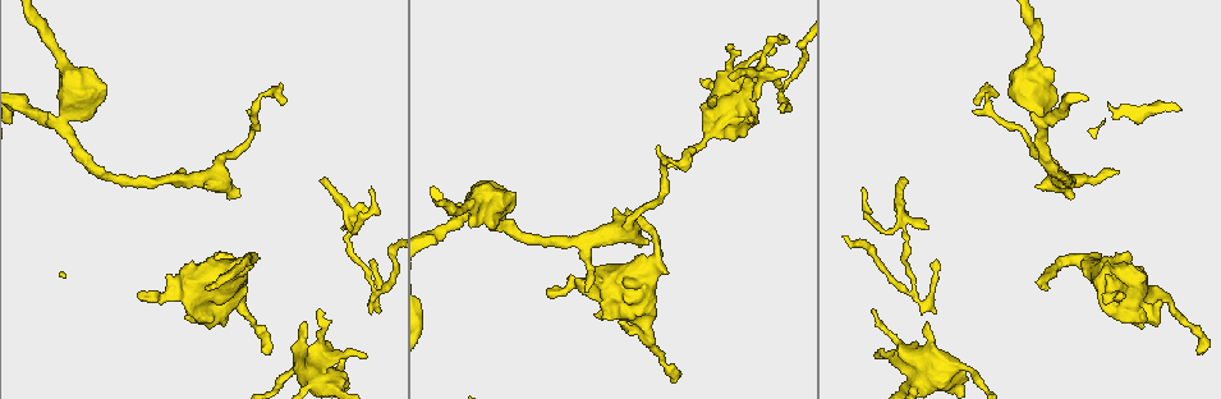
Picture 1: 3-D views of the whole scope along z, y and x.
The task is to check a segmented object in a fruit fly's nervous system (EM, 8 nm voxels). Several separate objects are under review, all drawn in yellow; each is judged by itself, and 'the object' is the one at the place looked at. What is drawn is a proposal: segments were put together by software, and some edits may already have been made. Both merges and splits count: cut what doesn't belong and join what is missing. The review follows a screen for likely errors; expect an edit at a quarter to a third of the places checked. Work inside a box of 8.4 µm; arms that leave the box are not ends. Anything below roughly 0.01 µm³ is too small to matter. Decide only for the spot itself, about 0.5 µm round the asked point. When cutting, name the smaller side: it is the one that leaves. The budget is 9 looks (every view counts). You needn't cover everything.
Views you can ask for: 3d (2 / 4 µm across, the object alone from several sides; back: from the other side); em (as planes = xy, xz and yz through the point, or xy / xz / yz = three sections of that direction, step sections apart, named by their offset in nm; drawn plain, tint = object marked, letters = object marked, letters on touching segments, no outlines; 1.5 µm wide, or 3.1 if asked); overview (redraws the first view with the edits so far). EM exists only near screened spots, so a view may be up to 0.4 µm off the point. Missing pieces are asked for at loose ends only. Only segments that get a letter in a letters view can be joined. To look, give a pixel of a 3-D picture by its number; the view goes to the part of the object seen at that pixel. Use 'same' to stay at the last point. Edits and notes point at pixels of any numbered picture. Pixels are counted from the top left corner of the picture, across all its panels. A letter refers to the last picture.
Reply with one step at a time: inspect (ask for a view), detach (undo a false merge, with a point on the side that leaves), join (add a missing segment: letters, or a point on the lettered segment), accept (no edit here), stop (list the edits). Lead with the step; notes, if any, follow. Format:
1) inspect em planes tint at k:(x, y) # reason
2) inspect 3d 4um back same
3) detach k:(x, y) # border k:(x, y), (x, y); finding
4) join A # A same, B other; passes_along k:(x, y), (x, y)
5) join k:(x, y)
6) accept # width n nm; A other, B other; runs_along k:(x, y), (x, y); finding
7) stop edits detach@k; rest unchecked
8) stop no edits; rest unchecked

inspect em planes letters at 1:(776, 48) # tapers out

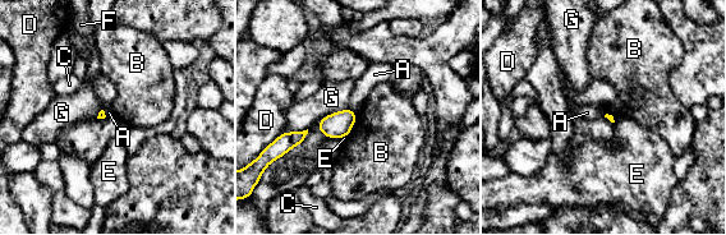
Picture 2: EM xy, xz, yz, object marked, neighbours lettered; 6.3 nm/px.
accept # A other, B other, C other, D other, E other, F other, G other; border 2:(355, 114), (355, 121), (347, 136); none of them fits

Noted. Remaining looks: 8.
inspect em xz step 4 letters at 1:(343, 228) # an open end

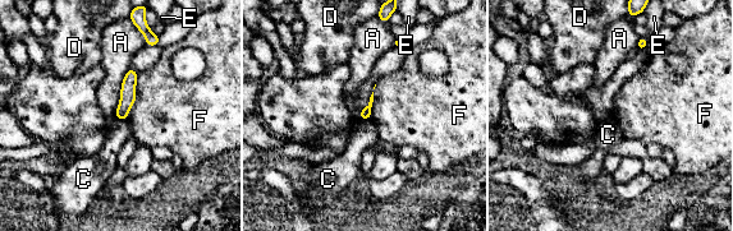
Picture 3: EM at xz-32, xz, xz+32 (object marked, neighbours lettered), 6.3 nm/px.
inspect em planes letters same

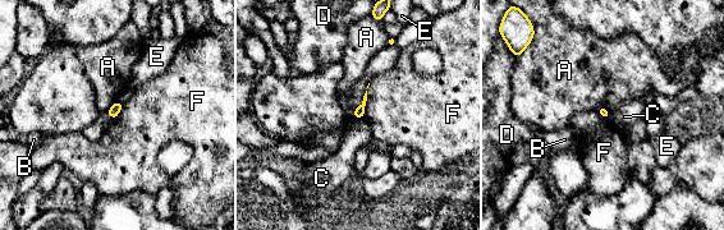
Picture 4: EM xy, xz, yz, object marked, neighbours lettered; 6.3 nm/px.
accept # longest_contact F 170 nm; A other, B other, C other, D other, E other, F other; border 4:(117, 100), (106, 113); none of them fits

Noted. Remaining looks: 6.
inspect em xy step 8 letters at 1:(1092, 265) # abrupt turn

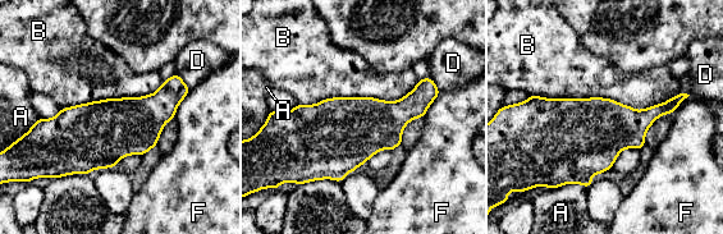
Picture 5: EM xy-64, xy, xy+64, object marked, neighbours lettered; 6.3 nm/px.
accept # A other, B other, D other, F other; one cell here

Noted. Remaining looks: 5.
inspect em planes plain at 1:(223, 326)

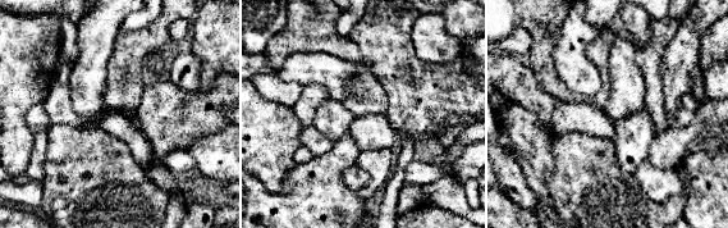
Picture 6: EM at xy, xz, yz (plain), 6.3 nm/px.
inspect em planes letters same # see the neighbours

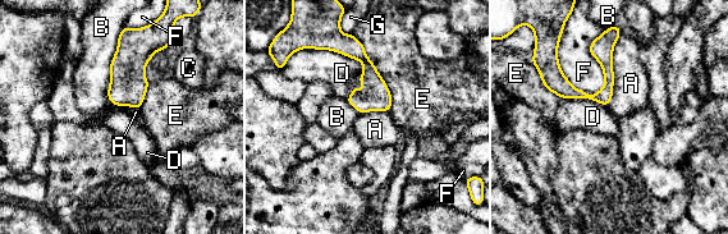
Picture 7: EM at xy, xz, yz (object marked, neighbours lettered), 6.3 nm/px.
accept # A other, B other, C other, D other, E other, F other, G other; no lettered segment goes on from it

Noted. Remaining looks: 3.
stop no edits; rest unchecked

